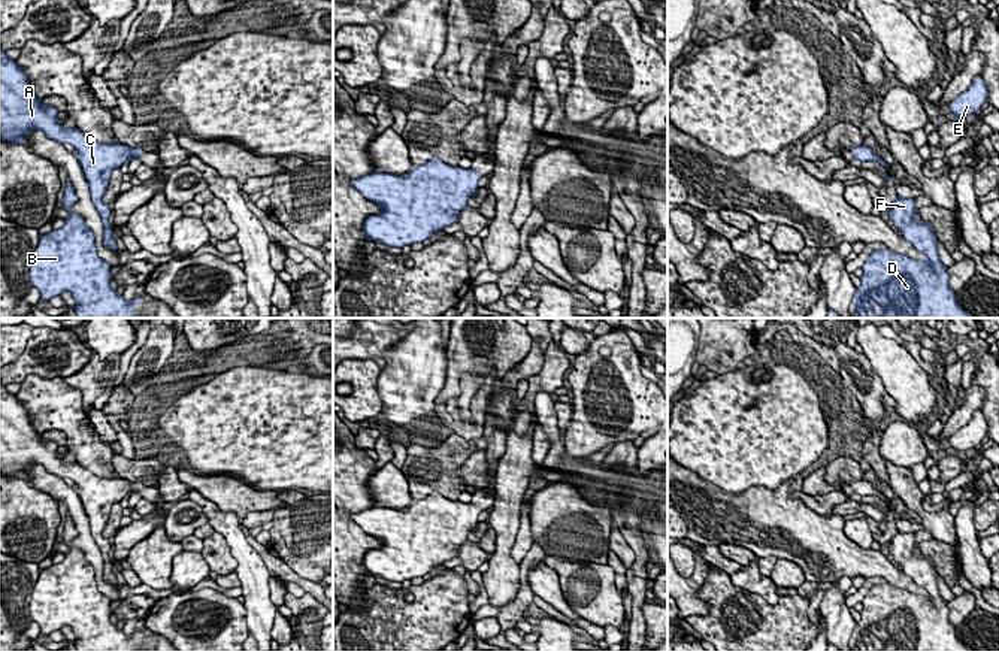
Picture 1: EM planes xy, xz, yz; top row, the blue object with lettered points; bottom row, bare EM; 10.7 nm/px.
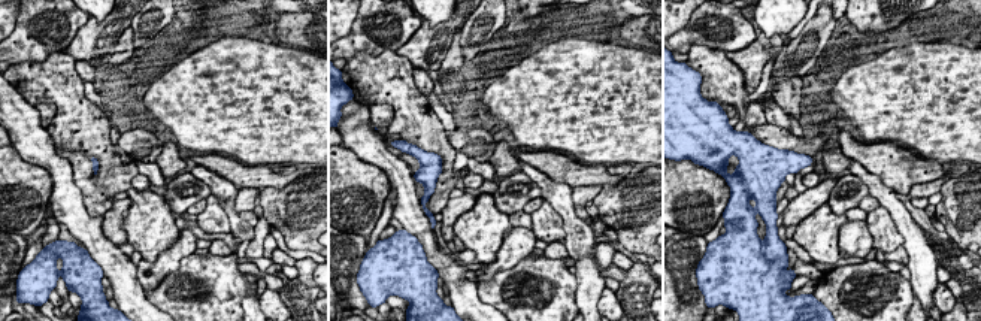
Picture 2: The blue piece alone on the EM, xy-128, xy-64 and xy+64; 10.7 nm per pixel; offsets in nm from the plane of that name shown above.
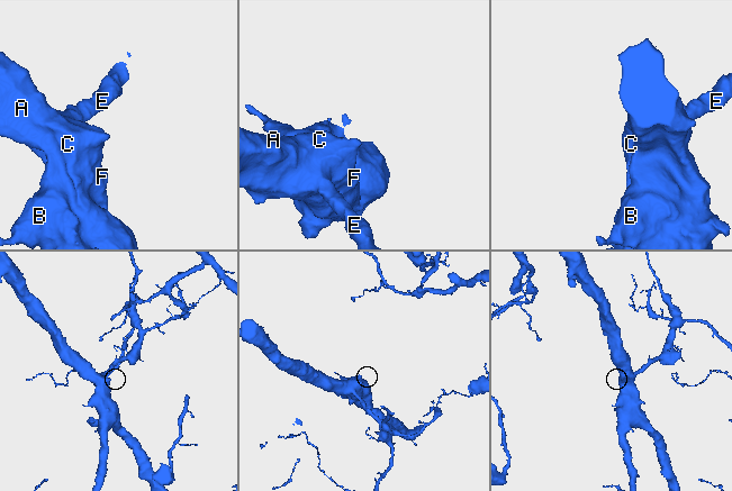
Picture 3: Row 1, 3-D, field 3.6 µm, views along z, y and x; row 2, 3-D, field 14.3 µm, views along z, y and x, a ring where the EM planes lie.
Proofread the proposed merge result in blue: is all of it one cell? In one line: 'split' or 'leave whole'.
leave whole

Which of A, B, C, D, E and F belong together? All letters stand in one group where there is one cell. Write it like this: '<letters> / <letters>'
A B C D E F

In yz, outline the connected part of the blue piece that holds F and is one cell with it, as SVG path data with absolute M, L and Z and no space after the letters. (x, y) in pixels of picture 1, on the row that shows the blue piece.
M899 193L888 215L903 239L927 260L887 248L872 251L853 297L854 315L847 318L977 318L957 305L948 285L950 275L938 255L936 233L929 222L914 218L917 211L915 199Z

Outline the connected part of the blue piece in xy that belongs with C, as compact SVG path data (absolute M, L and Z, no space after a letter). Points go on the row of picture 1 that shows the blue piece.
M0 49L0 140L22 143L31 130L42 130L46 137L58 143L70 143L90 185L91 200L103 221L103 245L118 251L109 224L111 208L103 202L103 194L109 185L111 175L125 161L139 158L145 154L140 148L122 143L97 142L79 128L66 128L58 122L58 109L45 106L33 93L28 78L18 66Z

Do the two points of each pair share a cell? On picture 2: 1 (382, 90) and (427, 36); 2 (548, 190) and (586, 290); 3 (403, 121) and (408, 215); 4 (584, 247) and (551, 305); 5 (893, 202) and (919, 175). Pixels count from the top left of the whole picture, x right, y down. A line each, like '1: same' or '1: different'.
1: different
2: same
3: different
4: different
5: different

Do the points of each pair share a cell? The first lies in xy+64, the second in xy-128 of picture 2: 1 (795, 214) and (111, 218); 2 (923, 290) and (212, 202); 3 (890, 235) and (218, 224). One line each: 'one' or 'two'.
1: one
2: two
3: one

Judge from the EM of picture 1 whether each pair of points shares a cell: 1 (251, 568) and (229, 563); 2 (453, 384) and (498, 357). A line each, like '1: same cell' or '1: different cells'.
1: different cells
2: same cell

